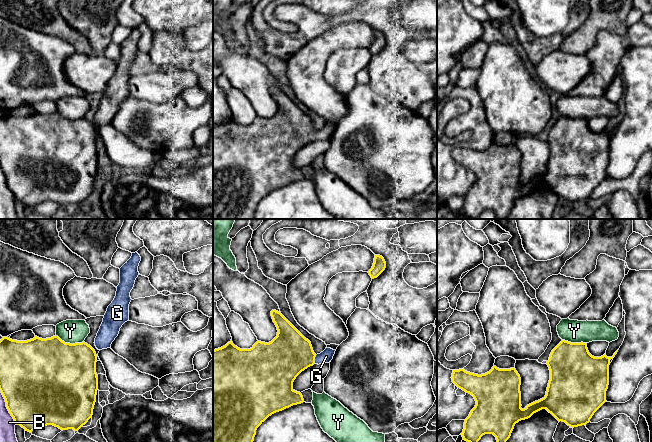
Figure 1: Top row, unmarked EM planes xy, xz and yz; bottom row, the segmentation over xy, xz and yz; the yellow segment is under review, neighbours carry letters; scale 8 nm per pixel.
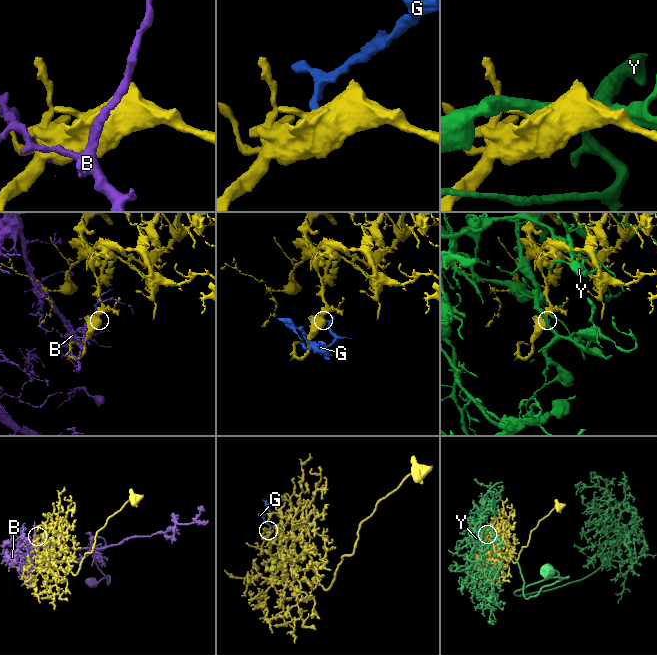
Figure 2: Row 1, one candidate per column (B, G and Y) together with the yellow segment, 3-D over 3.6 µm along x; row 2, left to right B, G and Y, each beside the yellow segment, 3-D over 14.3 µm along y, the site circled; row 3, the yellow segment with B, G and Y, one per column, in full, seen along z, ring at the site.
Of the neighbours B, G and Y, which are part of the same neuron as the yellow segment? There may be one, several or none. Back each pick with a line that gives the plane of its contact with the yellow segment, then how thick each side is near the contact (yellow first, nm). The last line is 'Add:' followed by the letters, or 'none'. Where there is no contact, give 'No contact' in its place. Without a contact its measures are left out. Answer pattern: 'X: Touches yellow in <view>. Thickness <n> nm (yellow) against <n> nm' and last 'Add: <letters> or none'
G: Touches yellow in xz. Thickness 360 nm (yellow) against 100 nm
Add: G

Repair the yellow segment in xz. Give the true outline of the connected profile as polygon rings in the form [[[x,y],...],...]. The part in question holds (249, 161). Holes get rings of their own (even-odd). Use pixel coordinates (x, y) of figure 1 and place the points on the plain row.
[[[271,87],[278,109],[269,119],[257,117],[250,125],[240,125],[232,118],[213,126],[213,219],[253,219],[257,204],[272,190],[304,178],[300,168],[293,165],[296,153],[314,140],[331,138],[336,126],[327,124],[315,130],[306,115],[282,90]]]

